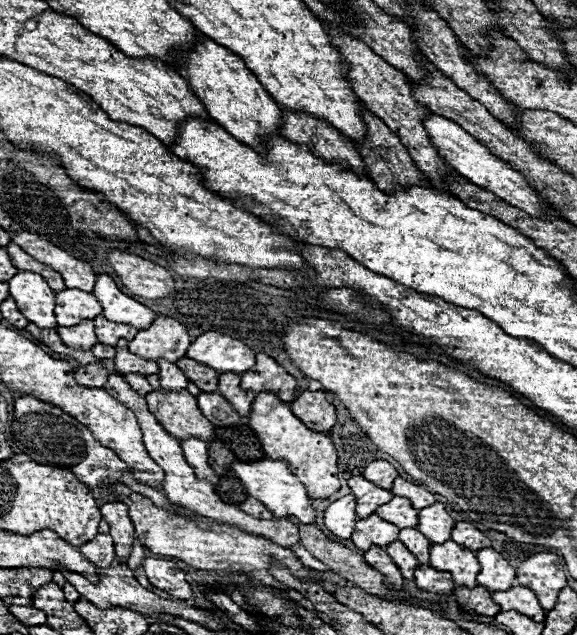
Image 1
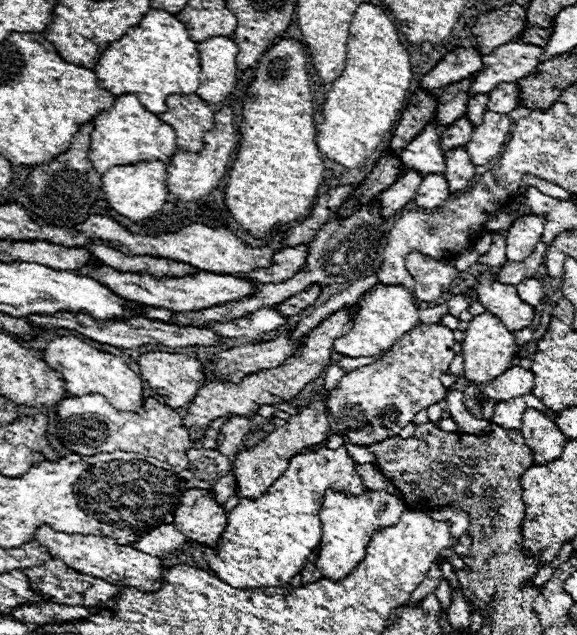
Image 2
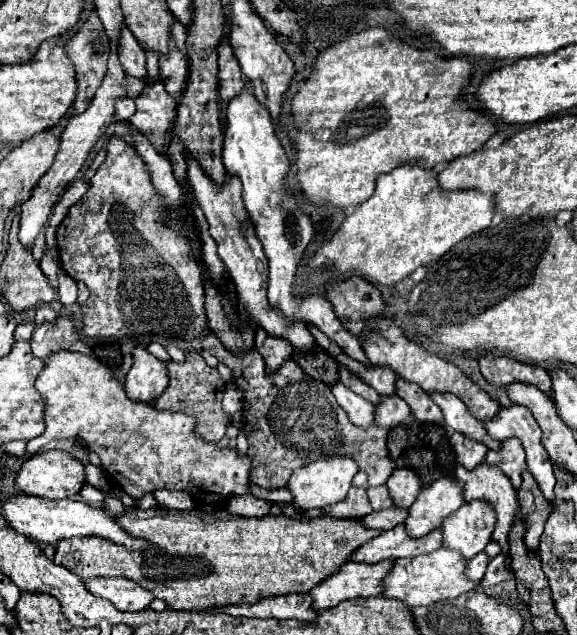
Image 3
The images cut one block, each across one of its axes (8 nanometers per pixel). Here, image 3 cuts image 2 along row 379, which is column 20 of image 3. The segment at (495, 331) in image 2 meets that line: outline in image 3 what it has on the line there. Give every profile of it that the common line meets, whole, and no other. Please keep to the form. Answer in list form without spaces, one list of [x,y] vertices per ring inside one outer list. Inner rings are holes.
[[[50,450],[50,452],[40,452],[40,454],[30,456],[20,466],[18,476],[16,476],[16,490],[26,496],[36,496],[36,498],[46,498],[46,500],[62,500],[62,498],[70,498],[70,496],[78,494],[82,482],[84,482],[84,466],[66,452]]]

